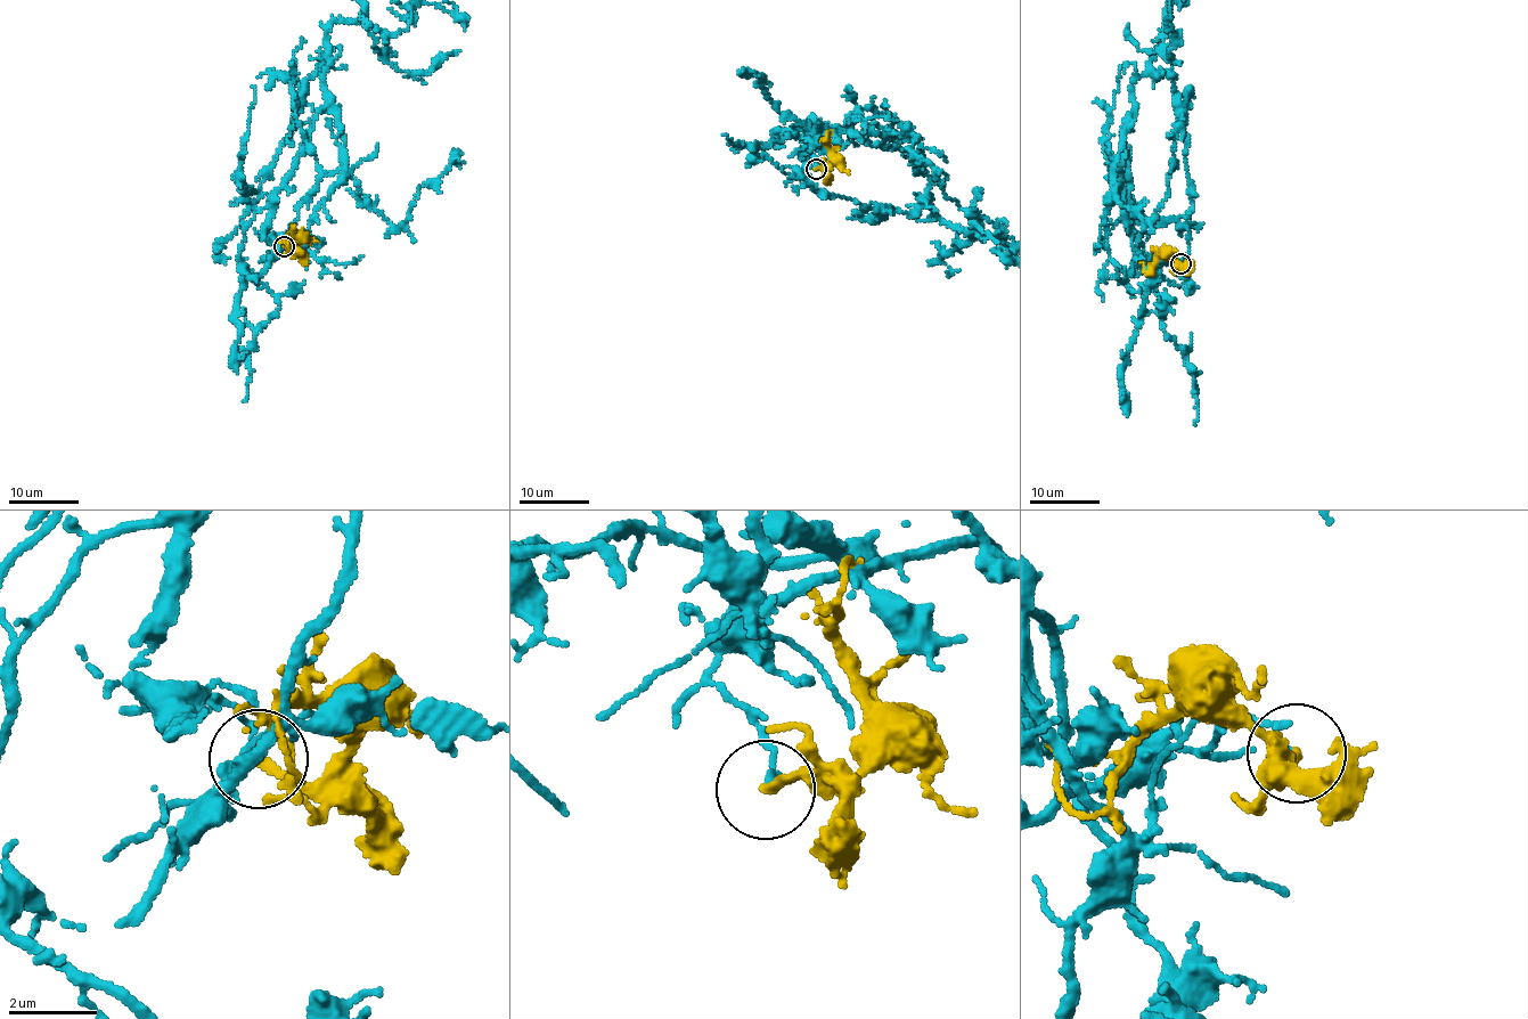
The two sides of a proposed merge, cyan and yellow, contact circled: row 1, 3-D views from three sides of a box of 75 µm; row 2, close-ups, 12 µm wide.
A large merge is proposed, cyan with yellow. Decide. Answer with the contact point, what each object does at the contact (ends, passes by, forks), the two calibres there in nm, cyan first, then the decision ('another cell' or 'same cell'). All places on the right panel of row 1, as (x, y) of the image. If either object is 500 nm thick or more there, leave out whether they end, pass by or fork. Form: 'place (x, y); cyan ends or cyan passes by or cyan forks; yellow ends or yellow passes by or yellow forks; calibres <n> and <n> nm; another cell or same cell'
place (1181, 263); cyan ends; yellow ends; calibres 160 and 200 nm; another cell

